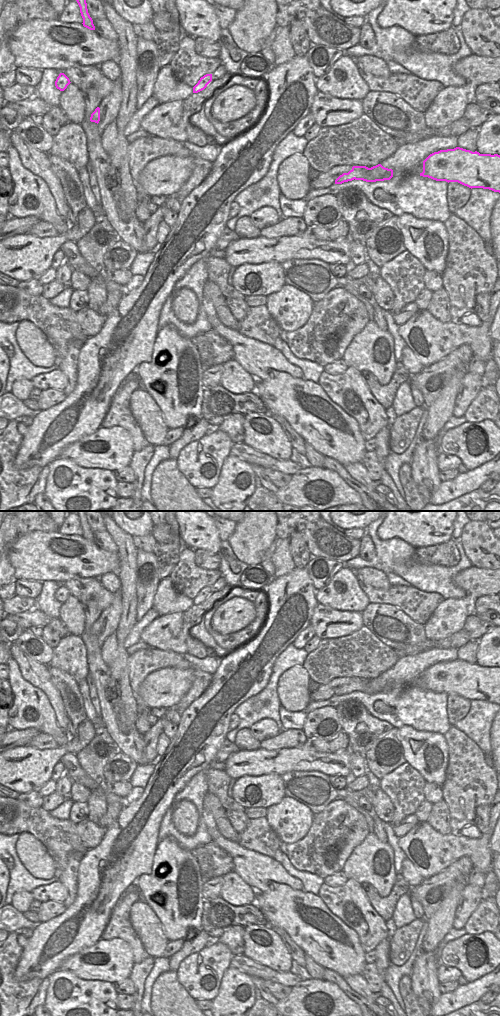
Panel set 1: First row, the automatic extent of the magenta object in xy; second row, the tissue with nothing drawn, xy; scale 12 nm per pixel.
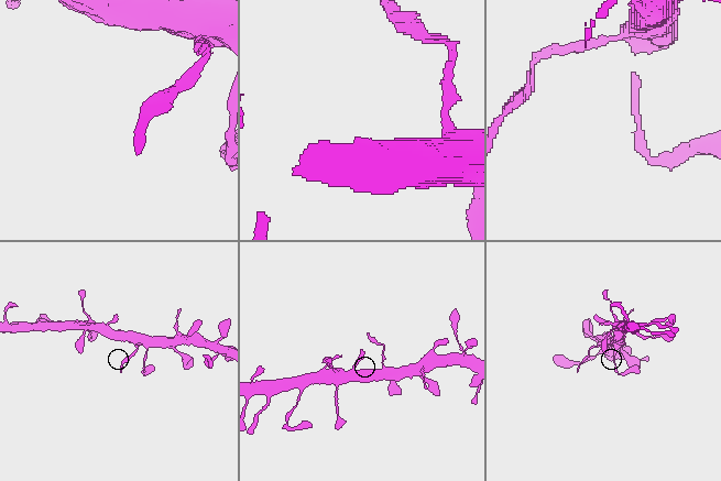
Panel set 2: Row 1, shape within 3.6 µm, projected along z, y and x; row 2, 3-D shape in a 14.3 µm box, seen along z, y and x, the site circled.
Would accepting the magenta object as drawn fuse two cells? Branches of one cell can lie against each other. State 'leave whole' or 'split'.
split

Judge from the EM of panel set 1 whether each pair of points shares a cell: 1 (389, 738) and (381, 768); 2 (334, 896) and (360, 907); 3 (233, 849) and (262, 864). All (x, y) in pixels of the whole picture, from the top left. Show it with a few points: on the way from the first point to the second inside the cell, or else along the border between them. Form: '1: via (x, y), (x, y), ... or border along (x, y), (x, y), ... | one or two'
1: via (386, 745), (386, 754), (383, 757), (383, 761) | one
2: via (340, 900), (352, 901), (354, 903) | one
3: via (240, 853), (244, 854), (255, 864) | one

